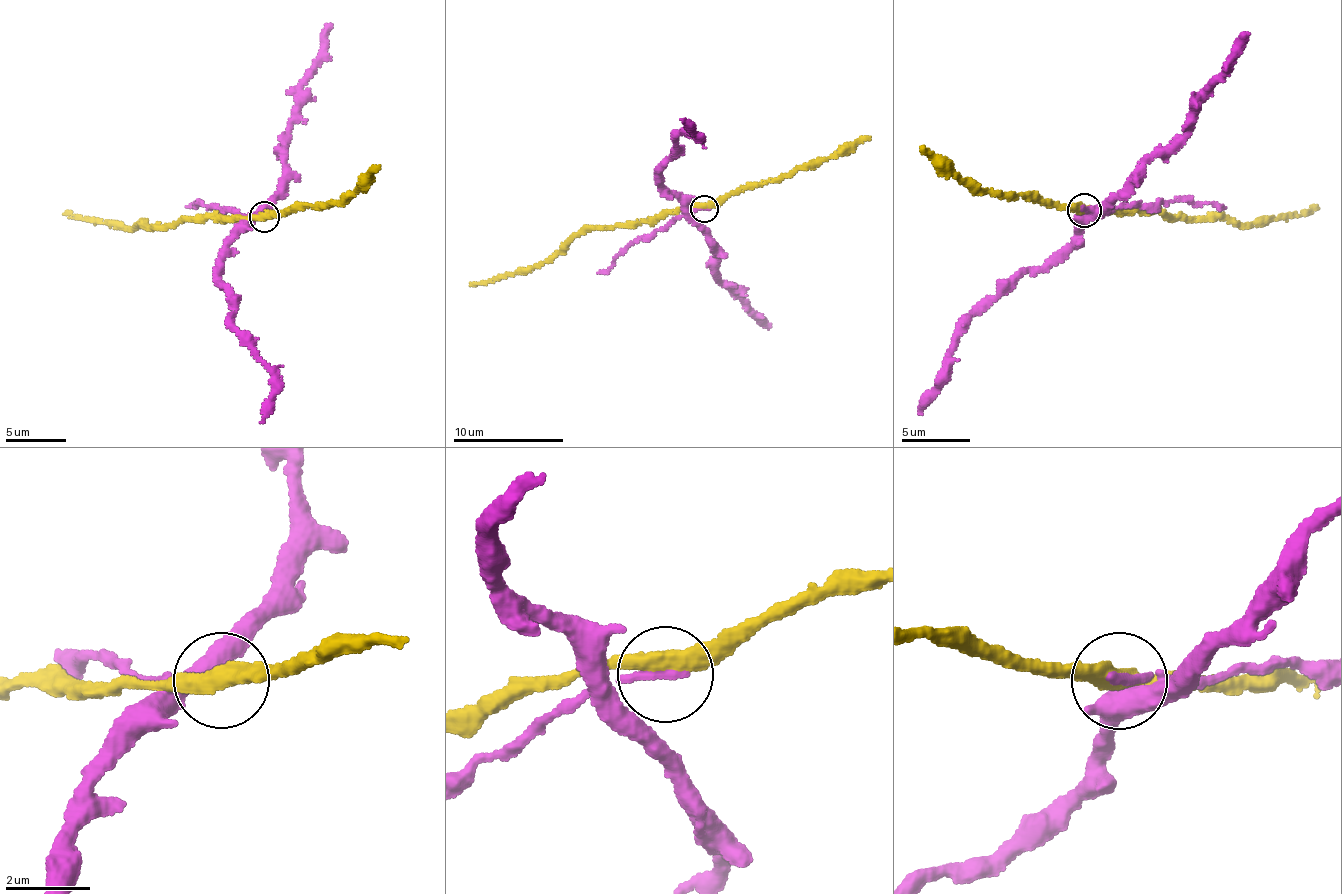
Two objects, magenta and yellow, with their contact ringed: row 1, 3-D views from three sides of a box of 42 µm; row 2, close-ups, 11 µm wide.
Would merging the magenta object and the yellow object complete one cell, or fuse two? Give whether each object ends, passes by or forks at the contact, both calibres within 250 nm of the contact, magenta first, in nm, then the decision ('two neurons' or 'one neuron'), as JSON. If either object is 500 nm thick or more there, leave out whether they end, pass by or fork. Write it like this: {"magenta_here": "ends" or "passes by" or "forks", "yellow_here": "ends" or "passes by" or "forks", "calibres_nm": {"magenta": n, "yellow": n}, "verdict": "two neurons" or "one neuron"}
{"magenta_here": "ends", "yellow_here": "passes by", "calibres_nm": {"magenta": 260, "yellow": 440}, "verdict": "two neurons"}

